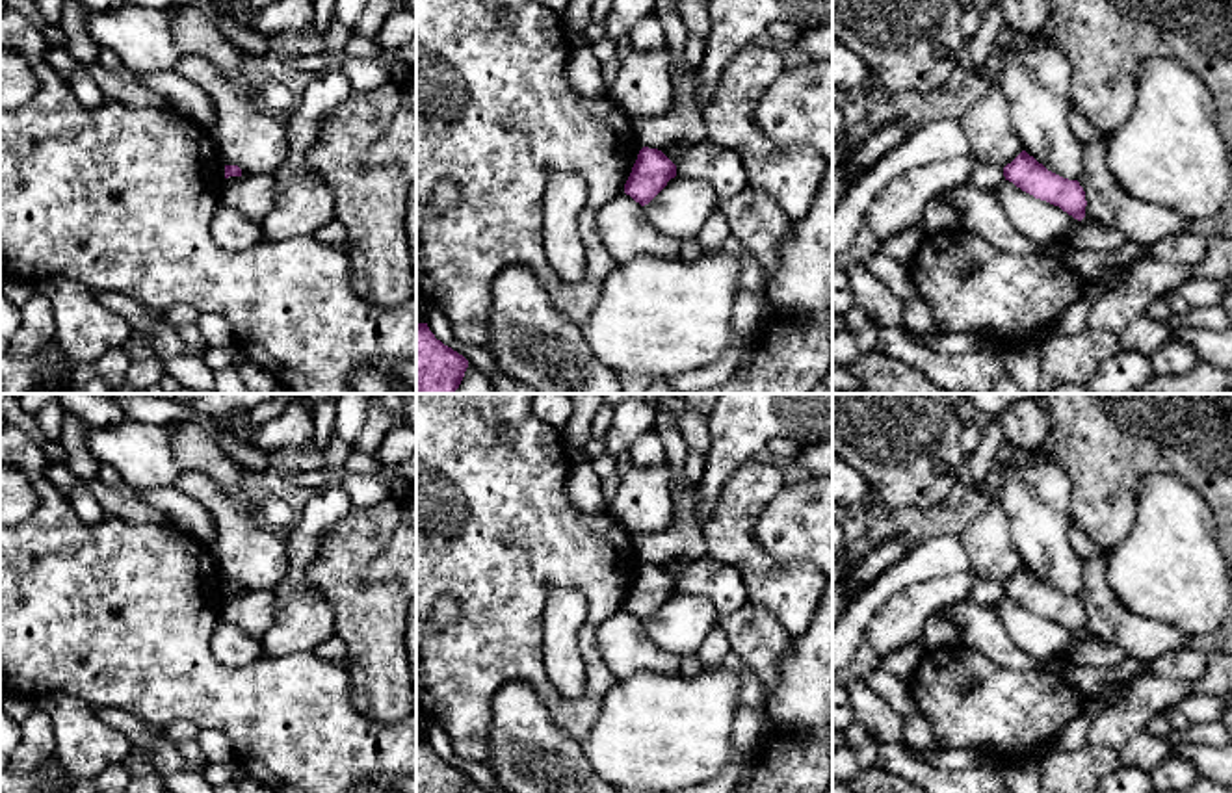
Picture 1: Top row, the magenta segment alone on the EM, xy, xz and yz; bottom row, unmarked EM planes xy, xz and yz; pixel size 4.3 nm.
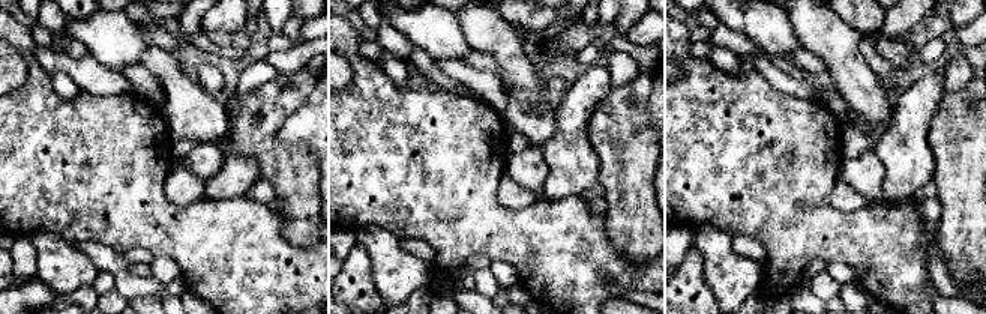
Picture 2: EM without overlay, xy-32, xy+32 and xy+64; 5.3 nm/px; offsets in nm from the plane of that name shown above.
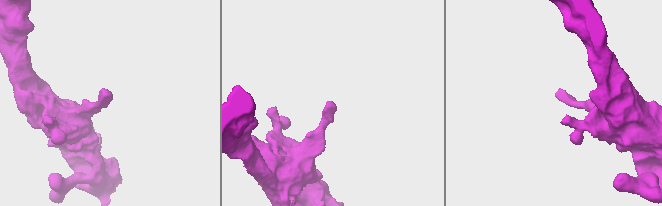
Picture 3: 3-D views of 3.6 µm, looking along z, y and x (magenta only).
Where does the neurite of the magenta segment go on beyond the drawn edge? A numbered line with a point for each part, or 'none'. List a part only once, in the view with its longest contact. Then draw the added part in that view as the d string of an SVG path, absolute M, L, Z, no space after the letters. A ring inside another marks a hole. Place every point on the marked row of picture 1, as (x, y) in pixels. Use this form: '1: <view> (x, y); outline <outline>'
none

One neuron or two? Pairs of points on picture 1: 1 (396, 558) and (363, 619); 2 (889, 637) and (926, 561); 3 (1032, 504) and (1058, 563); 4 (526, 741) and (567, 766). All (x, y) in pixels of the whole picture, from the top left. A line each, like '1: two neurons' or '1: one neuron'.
1: two neurons
2: two neurons
3: one neuron
4: one neuron

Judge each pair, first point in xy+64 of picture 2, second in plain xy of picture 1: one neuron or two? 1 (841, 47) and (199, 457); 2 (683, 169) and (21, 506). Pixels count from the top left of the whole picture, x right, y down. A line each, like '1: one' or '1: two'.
1: one
2: two

